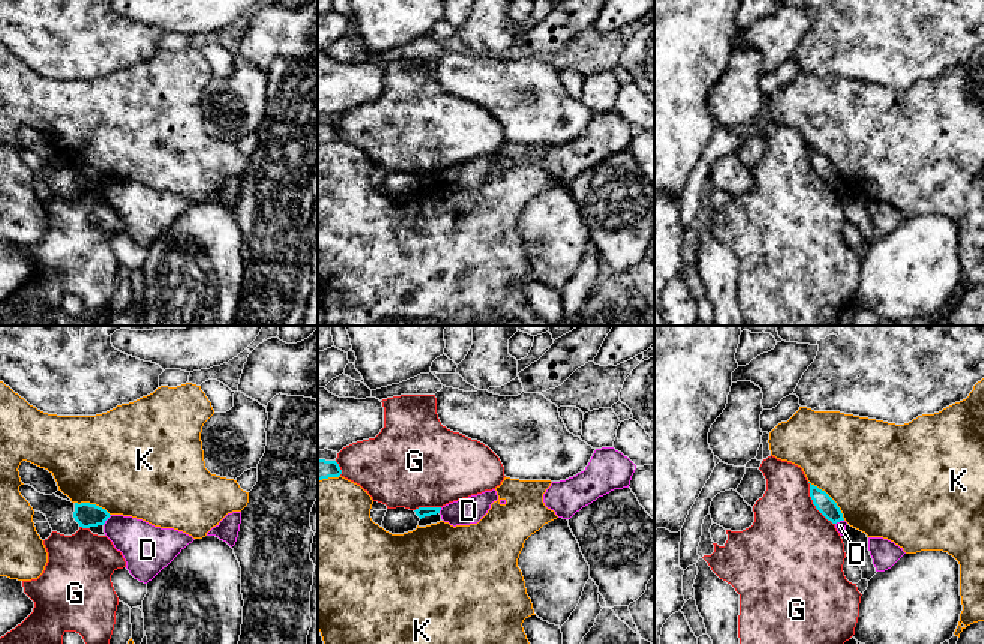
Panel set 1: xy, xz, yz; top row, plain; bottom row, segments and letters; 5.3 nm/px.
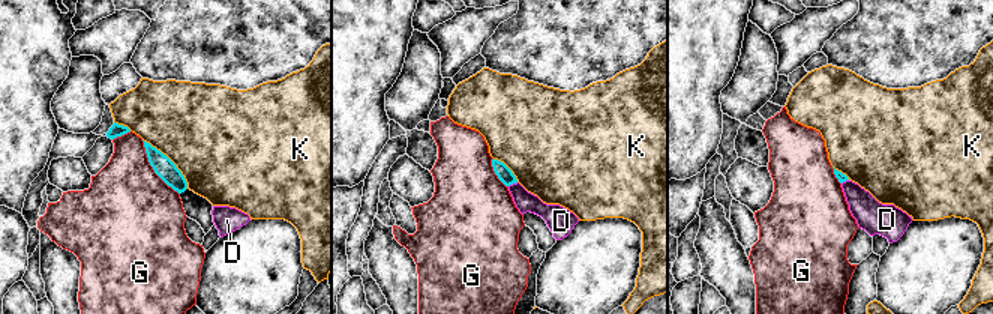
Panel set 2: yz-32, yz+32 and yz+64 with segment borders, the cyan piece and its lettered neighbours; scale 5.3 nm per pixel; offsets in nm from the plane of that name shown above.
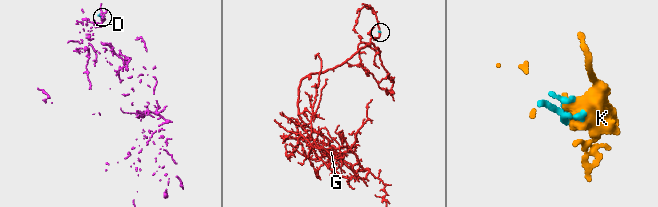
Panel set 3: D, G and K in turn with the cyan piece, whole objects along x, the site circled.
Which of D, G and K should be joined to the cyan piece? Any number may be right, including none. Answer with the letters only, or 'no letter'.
no letter

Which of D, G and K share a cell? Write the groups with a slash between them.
D / G / K

